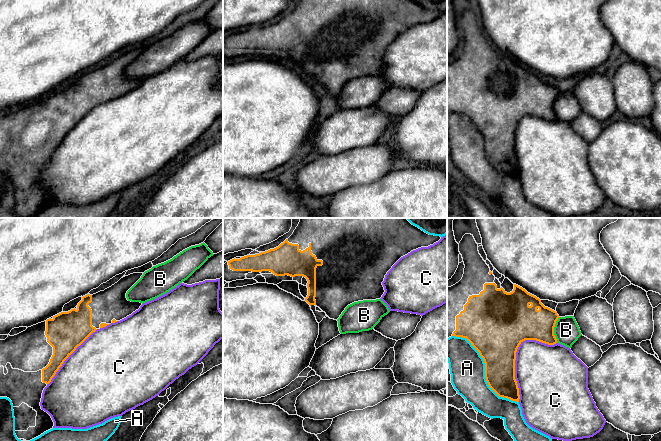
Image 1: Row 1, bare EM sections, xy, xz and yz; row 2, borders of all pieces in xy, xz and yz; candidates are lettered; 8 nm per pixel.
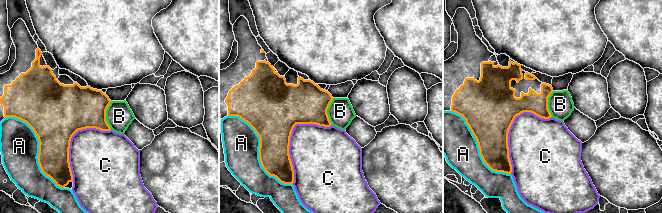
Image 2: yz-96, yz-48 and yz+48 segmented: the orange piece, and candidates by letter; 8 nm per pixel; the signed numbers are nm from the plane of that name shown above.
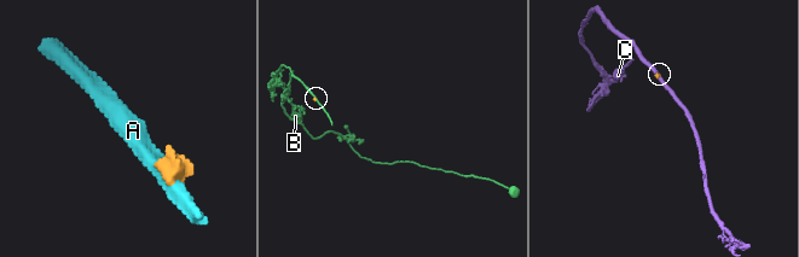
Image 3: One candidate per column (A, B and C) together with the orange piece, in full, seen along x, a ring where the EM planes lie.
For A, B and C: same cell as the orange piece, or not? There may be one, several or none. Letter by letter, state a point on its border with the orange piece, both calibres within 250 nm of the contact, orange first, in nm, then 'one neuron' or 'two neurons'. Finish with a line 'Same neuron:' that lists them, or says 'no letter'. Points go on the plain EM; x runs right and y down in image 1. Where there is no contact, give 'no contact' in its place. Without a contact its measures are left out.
A: yz (485, 146) | 340/280 nm | two neurons
B: yz (553, 106) | 280/200 nm | two neurons
C: yz (515, 131) | 440/440 nm | two neurons
Same neuron: no letter

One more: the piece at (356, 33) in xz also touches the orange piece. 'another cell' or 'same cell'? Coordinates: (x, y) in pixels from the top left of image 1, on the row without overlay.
same cell

